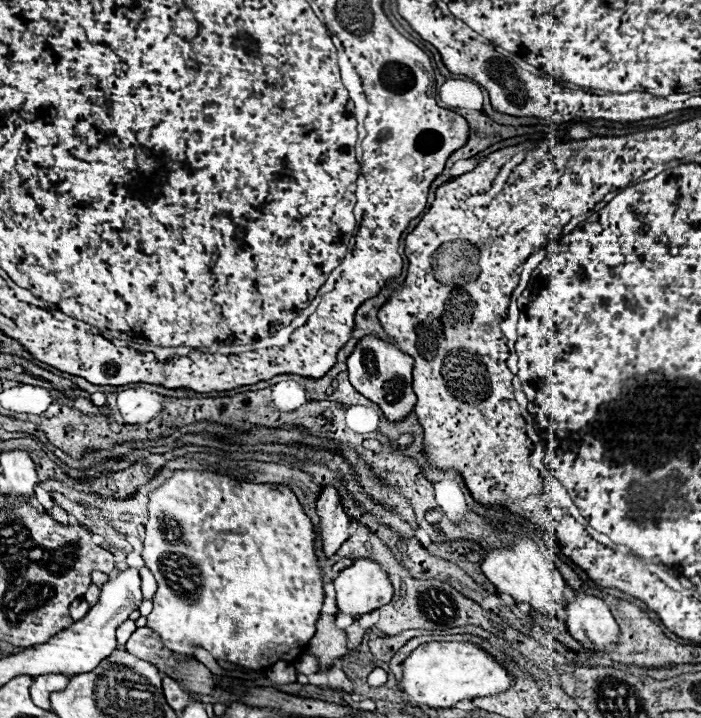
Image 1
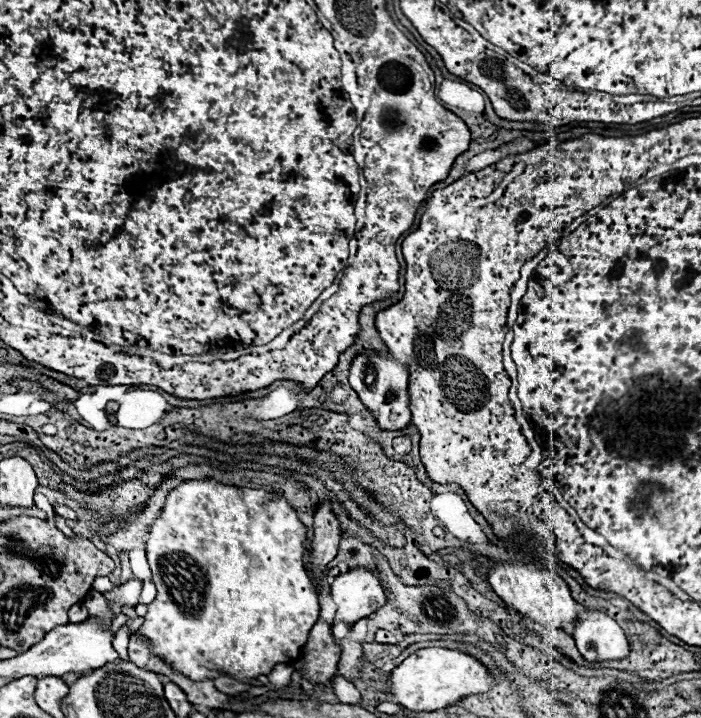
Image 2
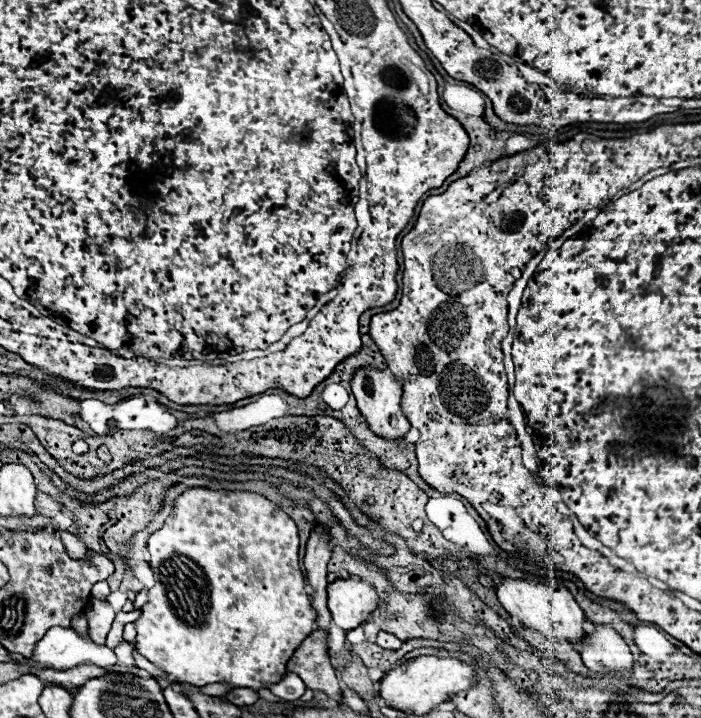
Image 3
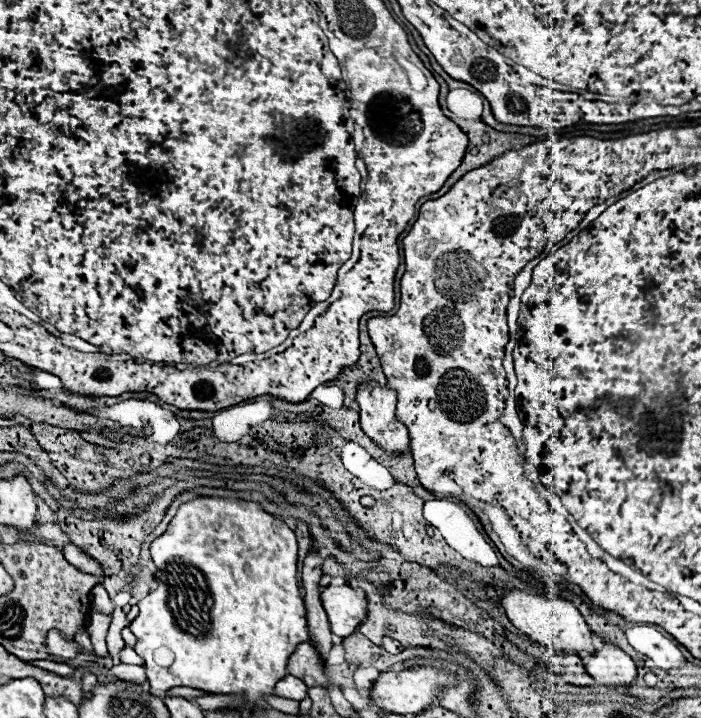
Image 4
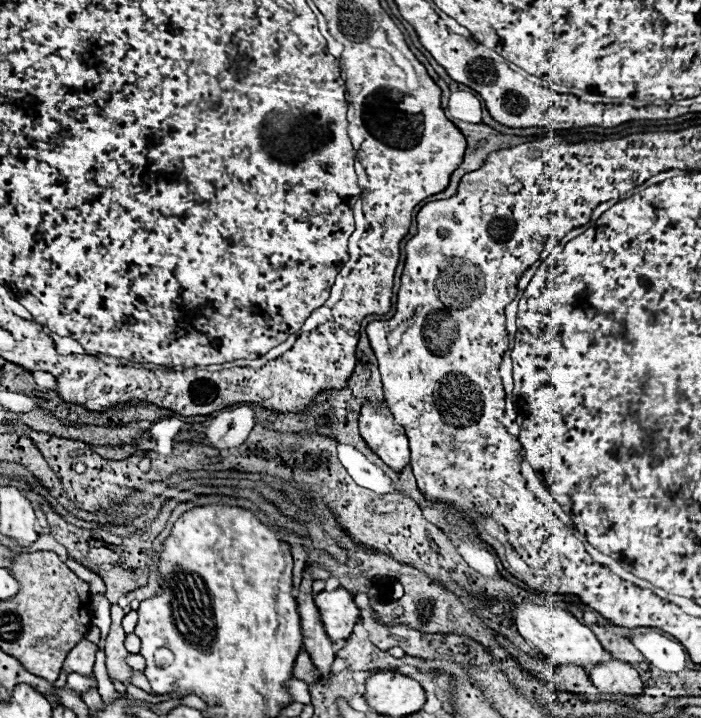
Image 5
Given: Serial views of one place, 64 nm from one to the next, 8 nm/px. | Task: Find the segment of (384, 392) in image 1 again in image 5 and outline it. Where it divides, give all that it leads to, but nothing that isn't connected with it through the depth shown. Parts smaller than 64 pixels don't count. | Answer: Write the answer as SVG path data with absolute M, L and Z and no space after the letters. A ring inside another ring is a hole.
M370 400L362 402L360 412L360 434L368 442L368 446L392 468L402 470L410 460L408 450L408 438L404 434L404 428L394 424L394 416L382 400L380 404L374 404Z

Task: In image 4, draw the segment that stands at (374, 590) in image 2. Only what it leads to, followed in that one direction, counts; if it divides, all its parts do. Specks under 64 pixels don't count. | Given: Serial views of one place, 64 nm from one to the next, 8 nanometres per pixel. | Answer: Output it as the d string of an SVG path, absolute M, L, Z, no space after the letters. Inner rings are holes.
M352 584L328 586L322 590L322 604L328 614L332 632L346 638L364 622L368 596L364 590Z

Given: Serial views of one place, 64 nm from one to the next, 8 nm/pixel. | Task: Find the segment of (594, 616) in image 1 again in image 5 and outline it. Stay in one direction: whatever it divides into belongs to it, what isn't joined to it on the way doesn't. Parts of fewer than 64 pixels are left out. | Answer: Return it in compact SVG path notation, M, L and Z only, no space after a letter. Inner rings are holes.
M614 656L604 660L602 664L592 666L588 674L600 692L606 692L606 694L640 694L642 692L642 680L636 668Z

